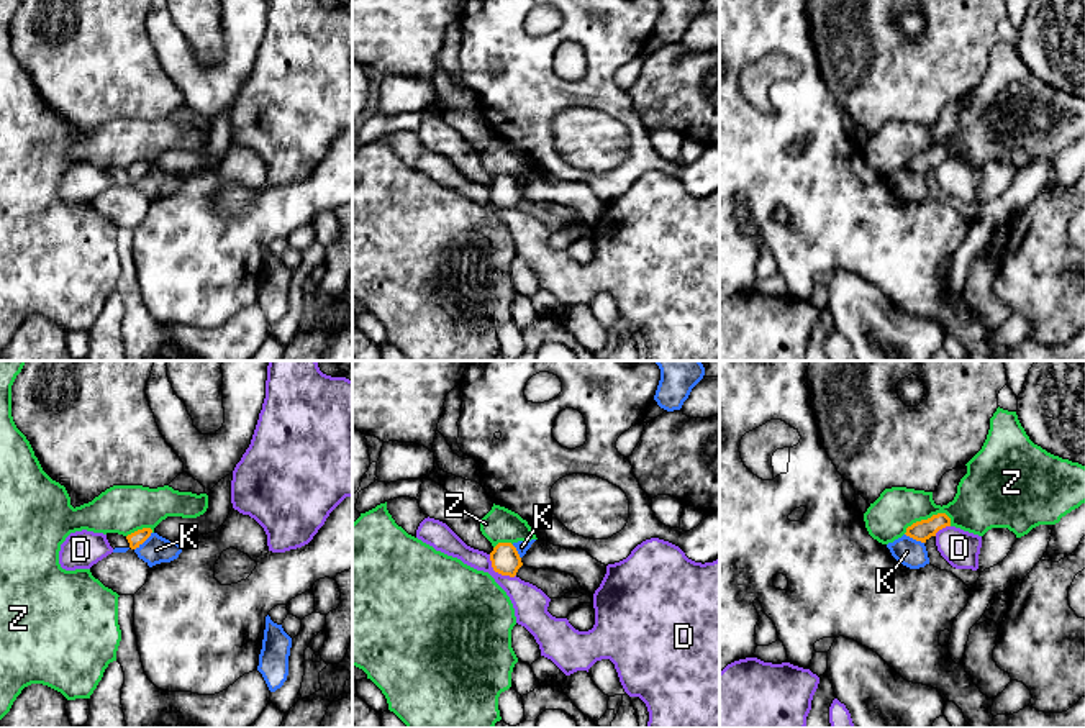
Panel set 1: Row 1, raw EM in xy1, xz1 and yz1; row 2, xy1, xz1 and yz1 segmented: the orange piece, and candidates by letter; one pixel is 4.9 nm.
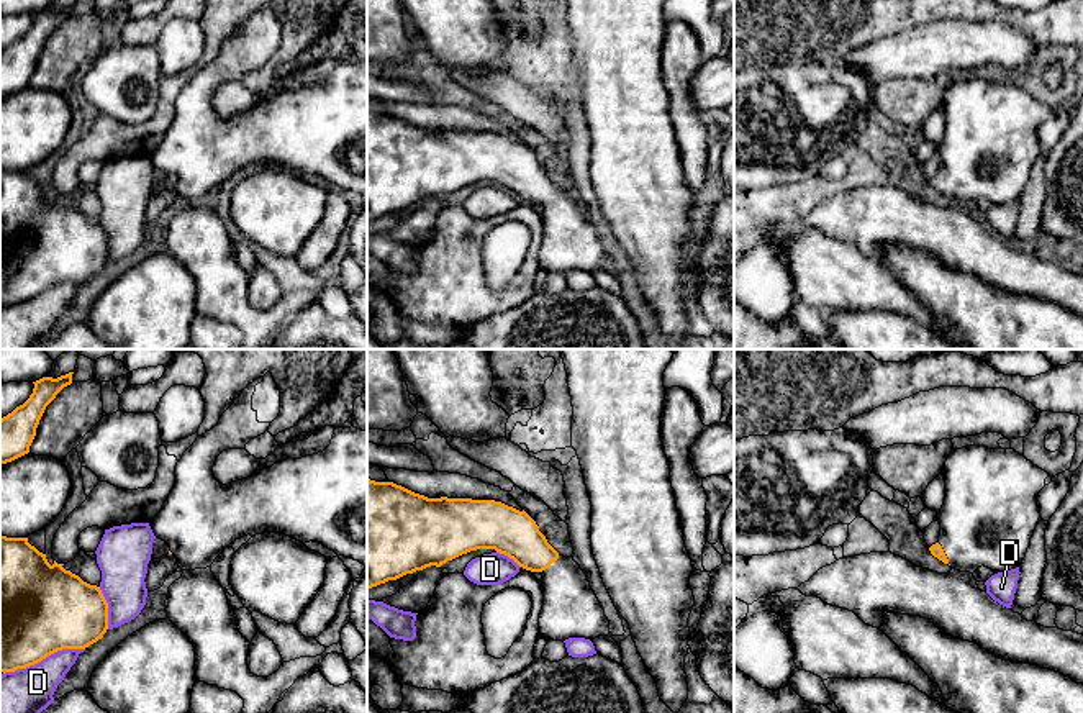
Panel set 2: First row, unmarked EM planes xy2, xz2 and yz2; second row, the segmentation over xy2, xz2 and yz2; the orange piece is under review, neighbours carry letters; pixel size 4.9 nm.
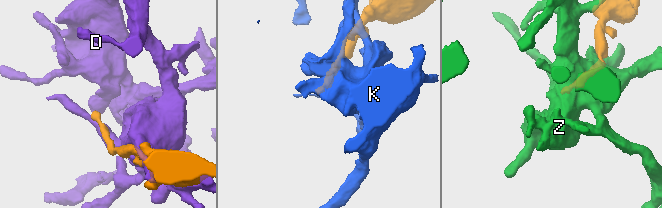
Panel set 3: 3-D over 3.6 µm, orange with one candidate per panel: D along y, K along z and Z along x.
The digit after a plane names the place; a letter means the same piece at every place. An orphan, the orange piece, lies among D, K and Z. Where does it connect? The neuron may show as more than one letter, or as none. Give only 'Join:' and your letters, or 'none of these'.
Join: none of these

